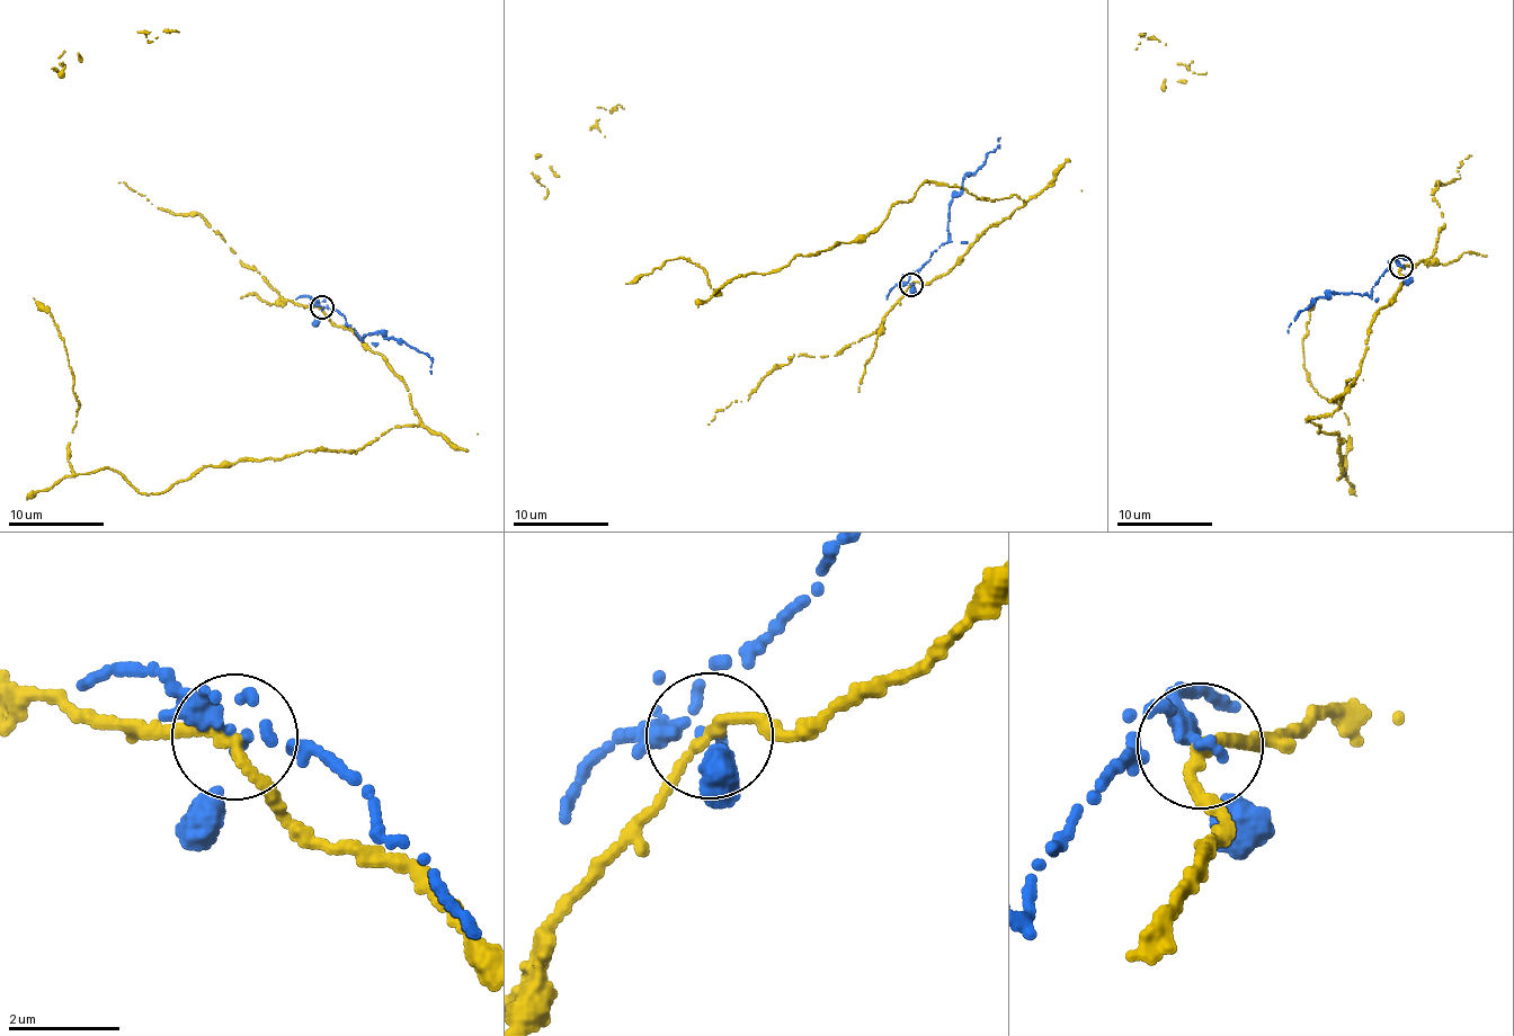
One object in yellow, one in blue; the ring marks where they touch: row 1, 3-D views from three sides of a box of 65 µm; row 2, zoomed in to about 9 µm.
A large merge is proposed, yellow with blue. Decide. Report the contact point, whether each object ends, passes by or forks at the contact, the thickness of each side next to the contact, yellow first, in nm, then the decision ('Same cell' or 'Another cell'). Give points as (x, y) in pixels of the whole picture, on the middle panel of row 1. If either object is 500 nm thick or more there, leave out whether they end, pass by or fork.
Place: (911, 285). At the ring yellow passes by. At the ring blue passes by. Thickness 200 nm (yellow) against 130 nm. Another cell

